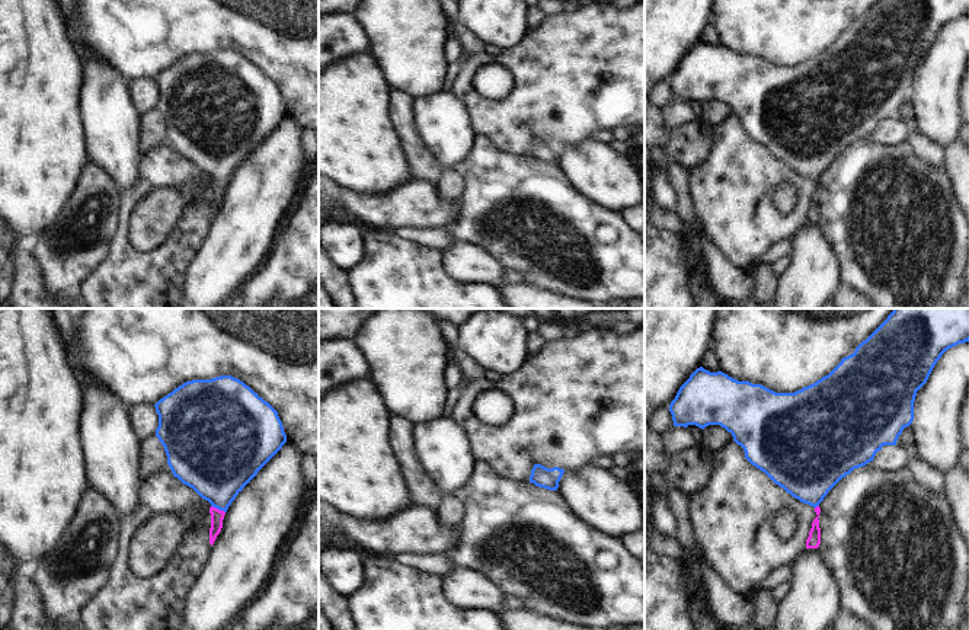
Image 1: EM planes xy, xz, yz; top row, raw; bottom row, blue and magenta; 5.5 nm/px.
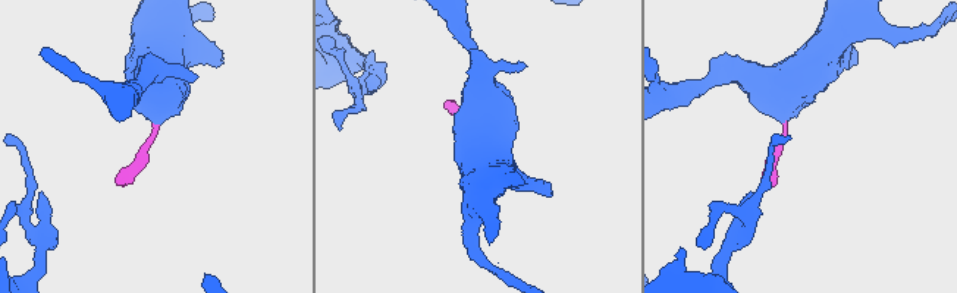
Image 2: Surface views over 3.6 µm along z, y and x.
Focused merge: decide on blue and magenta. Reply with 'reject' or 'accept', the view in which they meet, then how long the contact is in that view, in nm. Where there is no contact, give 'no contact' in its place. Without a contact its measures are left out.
accept; contact in xy; length 90 nm

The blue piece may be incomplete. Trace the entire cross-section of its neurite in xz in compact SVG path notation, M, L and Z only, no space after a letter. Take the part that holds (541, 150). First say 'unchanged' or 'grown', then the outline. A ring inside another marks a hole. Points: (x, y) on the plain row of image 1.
unchanged | M534 138L530 157L549 164L557 164L563 147L565 144L559 141L547 143L541 138Z

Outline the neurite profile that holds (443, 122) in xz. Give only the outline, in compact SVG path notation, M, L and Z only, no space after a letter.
M451 92L415 97L413 113L418 135L442 170L452 169L473 148L470 115Z

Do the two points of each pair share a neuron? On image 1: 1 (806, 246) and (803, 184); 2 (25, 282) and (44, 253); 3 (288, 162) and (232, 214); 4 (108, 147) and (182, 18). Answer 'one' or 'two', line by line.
1: two
2: two
3: one
4: two

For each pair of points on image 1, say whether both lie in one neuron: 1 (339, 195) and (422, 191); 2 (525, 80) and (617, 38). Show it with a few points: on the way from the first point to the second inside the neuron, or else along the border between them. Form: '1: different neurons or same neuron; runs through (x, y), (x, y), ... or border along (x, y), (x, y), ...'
1: same neuron; runs through (360, 204), (402, 204)
2: same neuron; runs through (549, 80), (568, 80), (594, 61)

